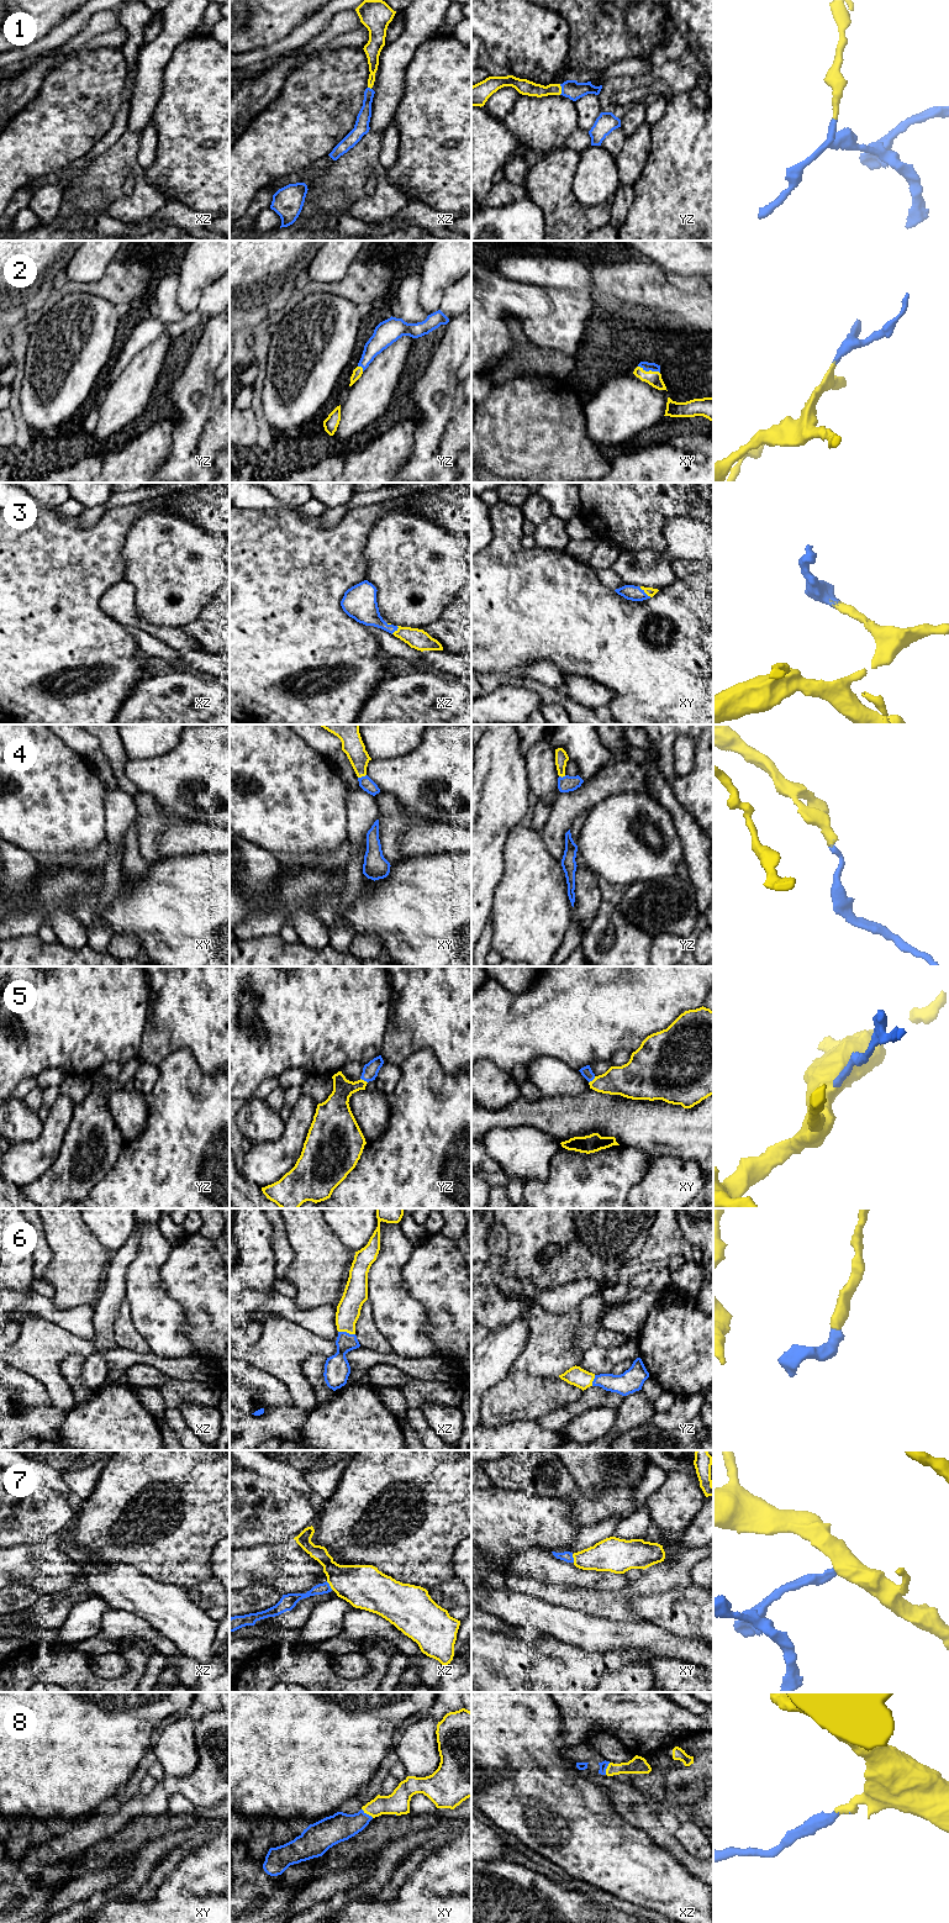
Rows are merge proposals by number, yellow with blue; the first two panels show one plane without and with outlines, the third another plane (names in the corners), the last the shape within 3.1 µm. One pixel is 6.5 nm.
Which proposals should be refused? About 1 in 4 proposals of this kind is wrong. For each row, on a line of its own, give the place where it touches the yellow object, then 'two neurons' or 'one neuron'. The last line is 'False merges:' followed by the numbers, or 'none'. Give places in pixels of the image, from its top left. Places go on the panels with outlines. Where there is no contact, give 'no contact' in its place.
1: meets yellow in yz at (560, 89); one neuron
2: meets yellow in xy at (649, 370); one neuron
3: meets yellow in xy at (646, 593); one neuron
4: meets yellow in xy at (362, 775); one neuron
5: meets yellow in xy at (592, 1080); one neuron
6: meets yellow in xz at (347, 1332); one neuron
7: meets yellow in xz at (330, 1585); two neurons
8: meets yellow in xy at (368, 1813); one neuron
False merges: 7

